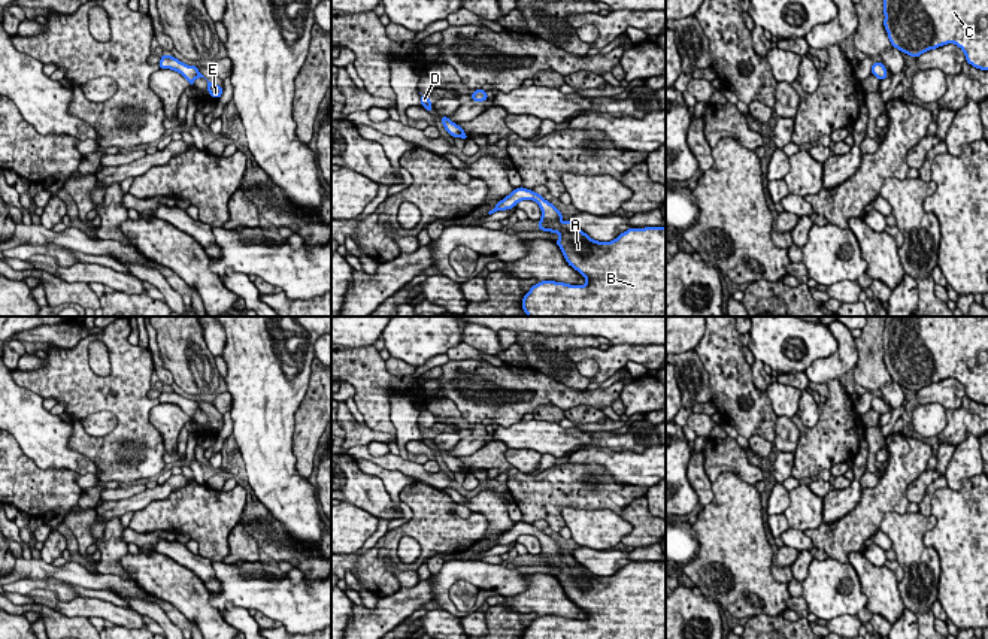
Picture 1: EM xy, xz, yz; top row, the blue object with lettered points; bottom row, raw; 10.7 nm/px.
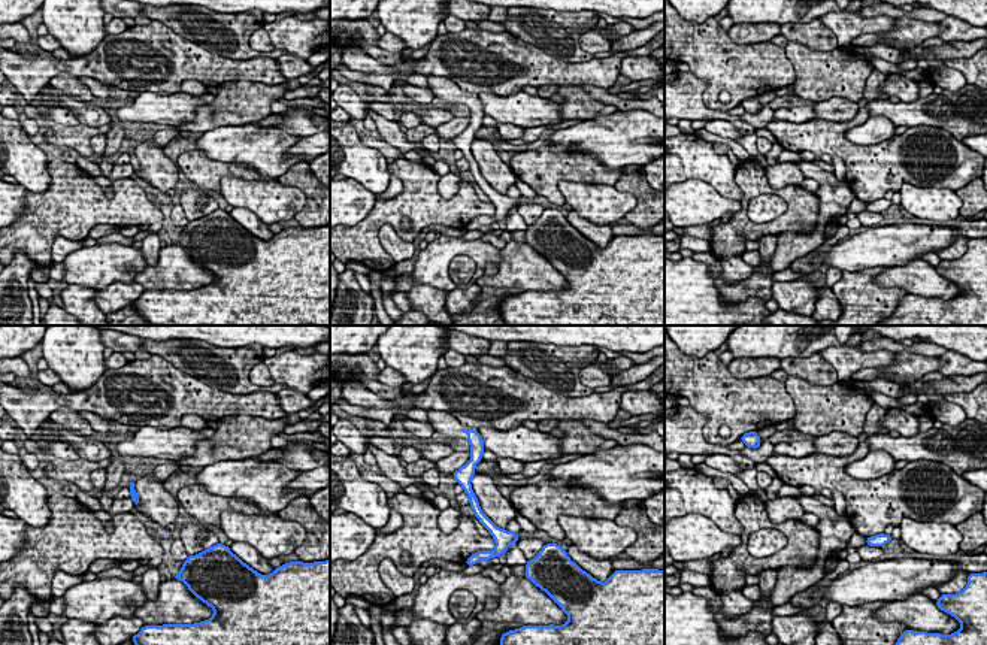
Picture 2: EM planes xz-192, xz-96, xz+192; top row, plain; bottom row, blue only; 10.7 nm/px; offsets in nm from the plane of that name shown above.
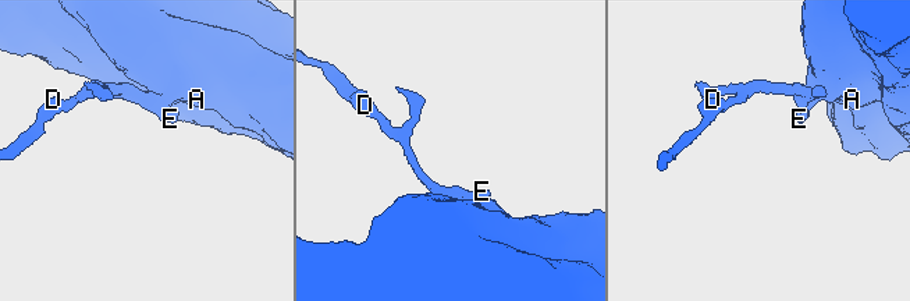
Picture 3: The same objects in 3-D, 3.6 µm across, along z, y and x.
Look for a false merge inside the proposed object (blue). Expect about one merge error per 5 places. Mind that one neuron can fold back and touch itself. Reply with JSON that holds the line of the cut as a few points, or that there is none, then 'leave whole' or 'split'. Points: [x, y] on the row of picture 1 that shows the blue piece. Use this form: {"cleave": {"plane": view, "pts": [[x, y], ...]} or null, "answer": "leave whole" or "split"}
{"cleave": null, "answer": "leave whole"}

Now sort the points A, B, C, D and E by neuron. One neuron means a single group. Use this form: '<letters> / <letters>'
A B C D E

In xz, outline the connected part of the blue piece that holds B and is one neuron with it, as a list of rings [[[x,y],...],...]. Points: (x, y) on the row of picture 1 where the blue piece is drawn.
[[[524,187],[515,188],[509,196],[501,199],[493,211],[488,213],[494,213],[497,211],[506,211],[512,209],[516,206],[518,202],[521,200],[533,200],[540,206],[542,211],[542,218],[539,219],[539,230],[542,231],[551,231],[551,233],[558,233],[561,237],[555,240],[555,243],[560,246],[566,261],[569,266],[572,266],[575,270],[578,270],[585,279],[585,285],[570,285],[564,282],[555,282],[555,281],[542,281],[537,282],[530,288],[530,291],[524,296],[522,299],[522,311],[528,317],[666,317],[666,227],[645,227],[645,228],[628,228],[627,231],[621,233],[615,240],[610,242],[598,242],[591,239],[587,233],[584,233],[573,221],[558,221],[564,215],[548,200],[545,200],[540,194],[527,190]]]

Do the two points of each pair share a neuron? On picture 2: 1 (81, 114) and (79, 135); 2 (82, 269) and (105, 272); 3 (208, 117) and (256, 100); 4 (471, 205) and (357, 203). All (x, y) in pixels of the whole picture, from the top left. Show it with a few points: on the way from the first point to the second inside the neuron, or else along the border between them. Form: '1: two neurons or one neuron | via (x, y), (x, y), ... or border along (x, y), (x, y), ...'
1: two neurons | border along (79, 123), (90, 126), (109, 124)
2: one neuron | via (88, 269), (99, 269)
3: one neuron | via (220, 115), (233, 114), (244, 103)
4: two neurons | border along (377, 199), (372, 209), (362, 220), (347, 226)

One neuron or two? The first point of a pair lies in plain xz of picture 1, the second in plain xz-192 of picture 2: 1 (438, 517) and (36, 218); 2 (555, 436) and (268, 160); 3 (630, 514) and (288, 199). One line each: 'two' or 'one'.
1: one
2: two
3: two

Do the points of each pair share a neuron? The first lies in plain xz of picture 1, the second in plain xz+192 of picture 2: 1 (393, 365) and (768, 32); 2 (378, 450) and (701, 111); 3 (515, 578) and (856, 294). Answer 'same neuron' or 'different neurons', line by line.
1: same neuron
2: different neurons
3: different neurons

